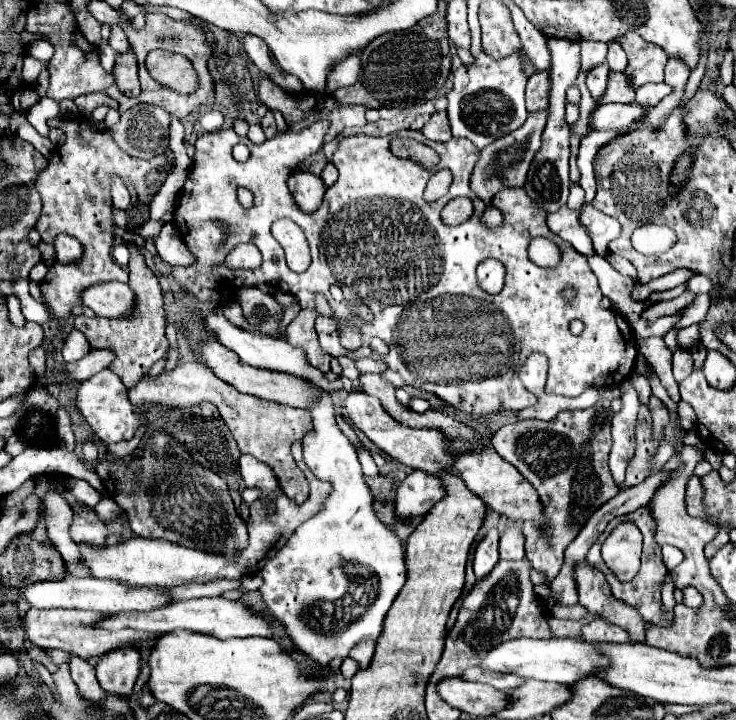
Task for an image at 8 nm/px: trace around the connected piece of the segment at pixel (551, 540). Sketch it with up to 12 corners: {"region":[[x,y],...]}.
{"region":[[610,403],[512,421],[498,455],[538,491],[526,557],[548,581],[588,517],[620,493]]}

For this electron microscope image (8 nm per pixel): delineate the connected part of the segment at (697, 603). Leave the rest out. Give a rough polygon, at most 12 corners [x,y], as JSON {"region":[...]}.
{"region":[[694,587],[684,589],[684,605],[702,607],[702,595]]}

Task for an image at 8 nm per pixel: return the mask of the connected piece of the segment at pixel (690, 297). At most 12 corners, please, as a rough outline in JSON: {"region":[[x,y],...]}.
{"region":[[686,291],[675,299],[661,301],[642,312],[652,322],[675,314],[695,299]]}

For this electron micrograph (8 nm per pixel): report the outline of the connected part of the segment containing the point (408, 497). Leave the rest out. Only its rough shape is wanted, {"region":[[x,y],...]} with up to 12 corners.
{"region":[[412,471],[398,487],[398,521],[424,517],[444,487],[436,475]]}

